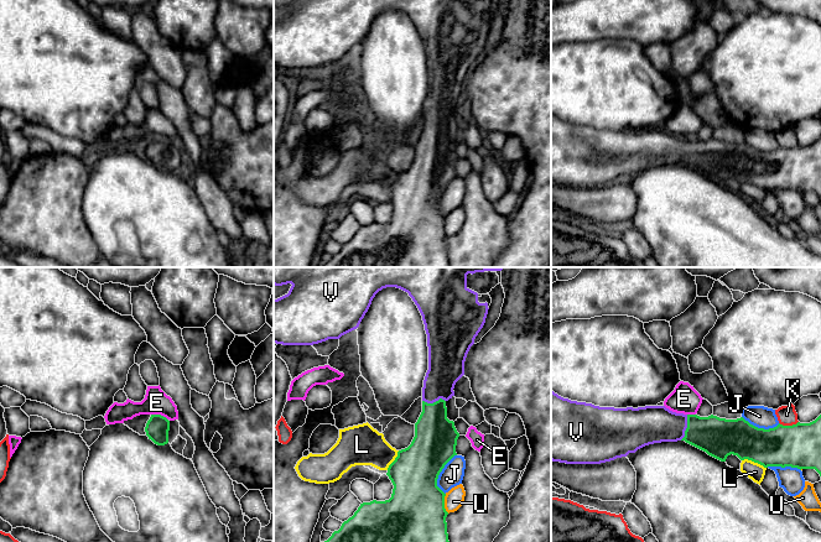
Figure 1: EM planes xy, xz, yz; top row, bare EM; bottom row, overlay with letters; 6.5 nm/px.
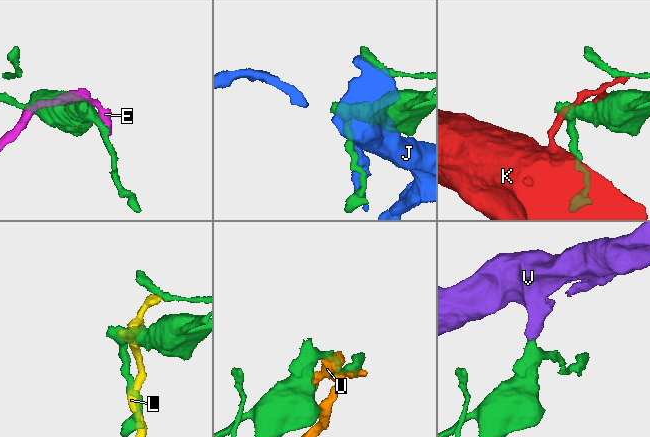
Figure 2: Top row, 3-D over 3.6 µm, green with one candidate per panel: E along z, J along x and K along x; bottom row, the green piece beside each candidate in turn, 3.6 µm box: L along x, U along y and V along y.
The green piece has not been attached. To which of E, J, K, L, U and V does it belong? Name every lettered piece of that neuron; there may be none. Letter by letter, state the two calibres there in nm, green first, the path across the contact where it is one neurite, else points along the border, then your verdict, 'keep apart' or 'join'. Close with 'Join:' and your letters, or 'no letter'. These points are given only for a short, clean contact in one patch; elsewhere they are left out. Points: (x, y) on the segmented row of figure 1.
E: 150 nm thick on the green side, 160 nm on the other; keep apart
J: 360 nm thick on the green side, 150 nm on the other; keep apart
K: 280 nm thick on the green side, 130 nm on the other; keep apart
L: 280 nm thick on the green side, 120 nm on the other; keep apart
U: 380 nm thick on the green side, 120 nm on the other; keep apart
V: 260 nm thick on the green side, 240 nm on the other; runs through yz (718, 437), (687, 427), (649, 425); join
Join: V

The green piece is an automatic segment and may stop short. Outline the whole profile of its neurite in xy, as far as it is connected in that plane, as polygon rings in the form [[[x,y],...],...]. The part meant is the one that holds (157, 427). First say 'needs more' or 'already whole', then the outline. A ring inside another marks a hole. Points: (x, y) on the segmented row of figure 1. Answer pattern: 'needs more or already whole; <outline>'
already whole; [[[151,415],[145,427],[146,436],[157,445],[168,443],[168,431],[170,421],[161,415]]]

